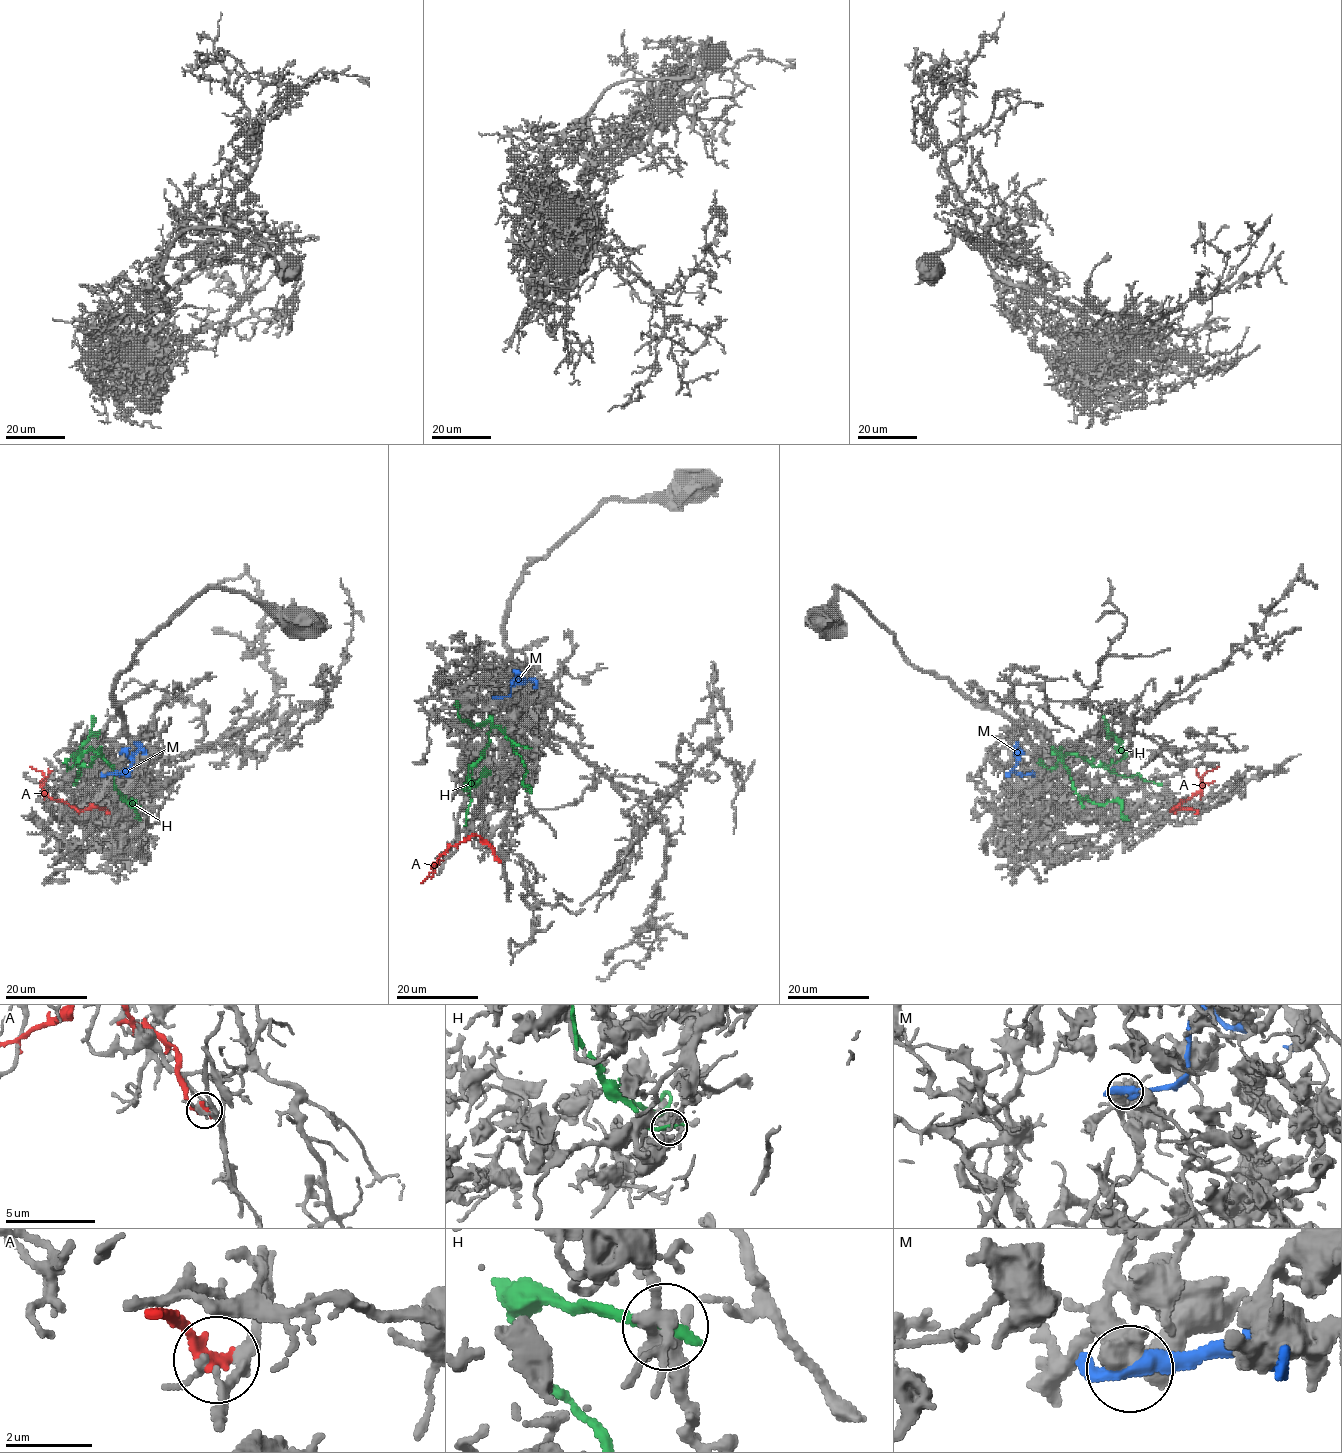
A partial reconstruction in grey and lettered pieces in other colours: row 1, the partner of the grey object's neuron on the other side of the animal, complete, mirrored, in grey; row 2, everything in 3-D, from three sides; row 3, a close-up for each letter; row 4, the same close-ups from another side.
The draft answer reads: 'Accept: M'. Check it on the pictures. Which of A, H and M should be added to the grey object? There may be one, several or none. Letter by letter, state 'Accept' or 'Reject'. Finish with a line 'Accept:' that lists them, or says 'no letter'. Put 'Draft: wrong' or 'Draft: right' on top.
Draft: wrong
A: Reject
H: Reject
M: Reject
Accept: no letter

